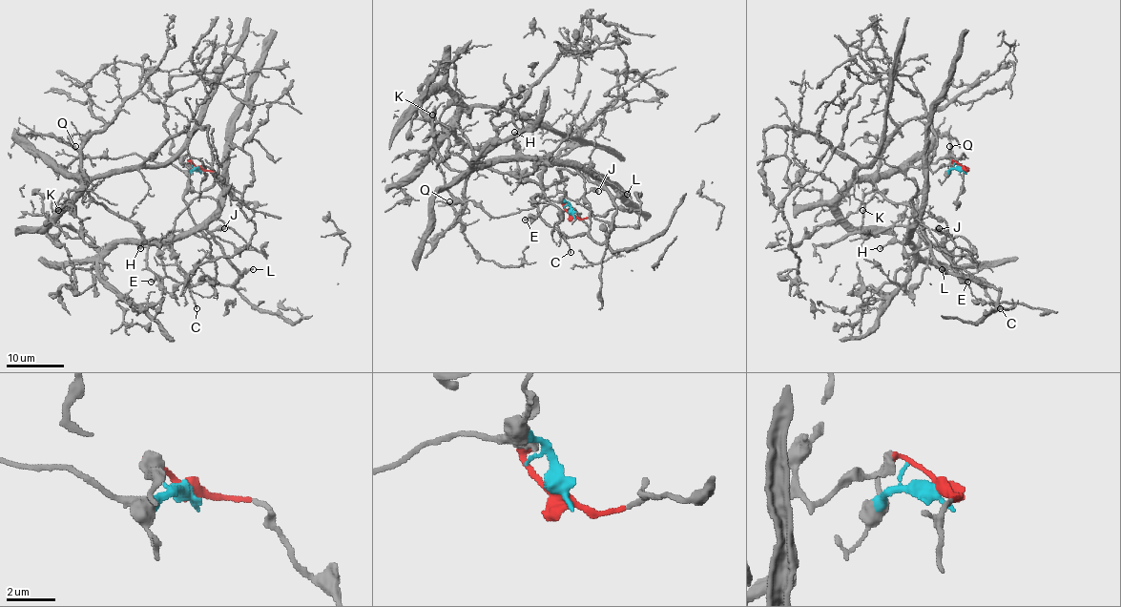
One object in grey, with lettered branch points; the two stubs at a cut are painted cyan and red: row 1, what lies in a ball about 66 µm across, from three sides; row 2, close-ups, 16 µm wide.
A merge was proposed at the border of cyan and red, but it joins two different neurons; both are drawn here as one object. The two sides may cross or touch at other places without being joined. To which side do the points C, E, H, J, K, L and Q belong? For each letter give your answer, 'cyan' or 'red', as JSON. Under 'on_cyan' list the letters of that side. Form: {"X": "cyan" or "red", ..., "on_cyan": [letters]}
{"C": "red", "E": "red", "H": "red", "J": "red", "K": "cyan", "L": "red", "Q": "cyan", "on_cyan": ["K", "Q"]}

